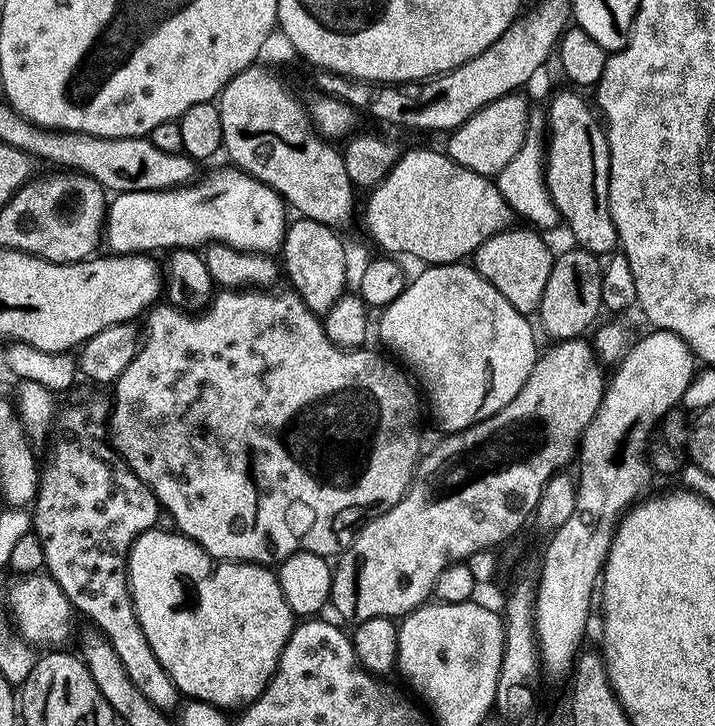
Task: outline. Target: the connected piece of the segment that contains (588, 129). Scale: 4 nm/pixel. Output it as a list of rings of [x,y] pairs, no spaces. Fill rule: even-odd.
[[[568,90],[572,92],[560,92],[553,98],[549,104],[546,104],[546,163],[544,165],[544,181],[548,187],[550,198],[554,202],[554,206],[560,212],[561,221],[572,231],[572,236],[579,247],[584,248],[588,252],[595,252],[597,256],[607,257],[607,252],[617,251],[618,241],[616,238],[616,227],[610,218],[610,210],[608,209],[608,171],[610,170],[610,154],[608,153],[608,138],[605,129],[602,127],[601,121],[598,119],[597,113],[588,109],[588,104],[583,100],[581,93],[576,90]]]

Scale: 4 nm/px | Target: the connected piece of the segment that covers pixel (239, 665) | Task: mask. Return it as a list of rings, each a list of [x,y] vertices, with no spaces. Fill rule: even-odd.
[[[175,530],[160,531],[143,532],[132,543],[132,549],[128,552],[128,567],[126,569],[128,591],[132,594],[132,605],[136,611],[138,622],[142,626],[142,634],[146,634],[146,642],[150,642],[150,650],[154,650],[158,662],[162,662],[166,674],[170,674],[170,678],[176,684],[176,689],[185,697],[213,704],[221,710],[236,707],[239,709],[241,706],[251,704],[253,700],[257,700],[262,695],[265,686],[272,681],[282,650],[294,627],[294,617],[282,594],[279,575],[271,567],[263,564],[239,564],[237,560],[216,560],[206,550],[202,550],[202,546],[195,544],[189,536],[181,536]]]

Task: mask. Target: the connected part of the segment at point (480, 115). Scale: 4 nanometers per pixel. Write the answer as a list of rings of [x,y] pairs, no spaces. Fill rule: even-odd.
[[[508,93],[494,102],[484,105],[482,110],[472,115],[462,127],[455,129],[448,137],[446,154],[460,166],[465,166],[474,173],[492,178],[500,174],[518,154],[525,141],[528,129],[529,101],[521,93]]]

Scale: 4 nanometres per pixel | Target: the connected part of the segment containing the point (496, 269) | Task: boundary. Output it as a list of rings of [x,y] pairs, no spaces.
[[[513,226],[487,238],[486,242],[482,242],[474,254],[474,267],[480,275],[489,280],[494,286],[494,290],[498,290],[498,294],[502,294],[502,298],[506,298],[506,302],[510,302],[510,306],[514,306],[514,310],[532,314],[539,309],[542,302],[542,290],[546,290],[546,278],[550,278],[554,252],[548,249],[548,244],[540,237],[543,235],[539,231],[528,226],[520,227],[524,228]]]

